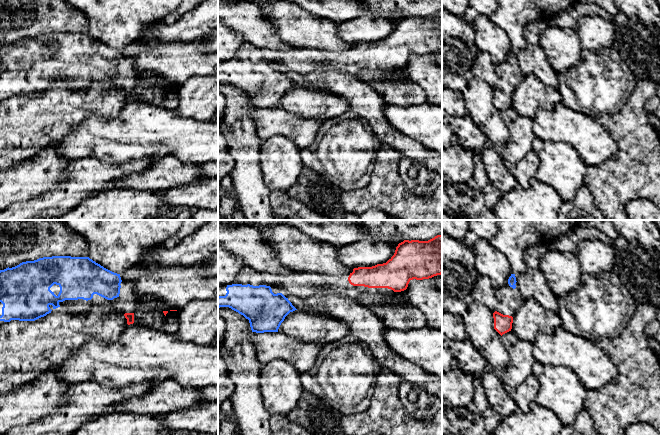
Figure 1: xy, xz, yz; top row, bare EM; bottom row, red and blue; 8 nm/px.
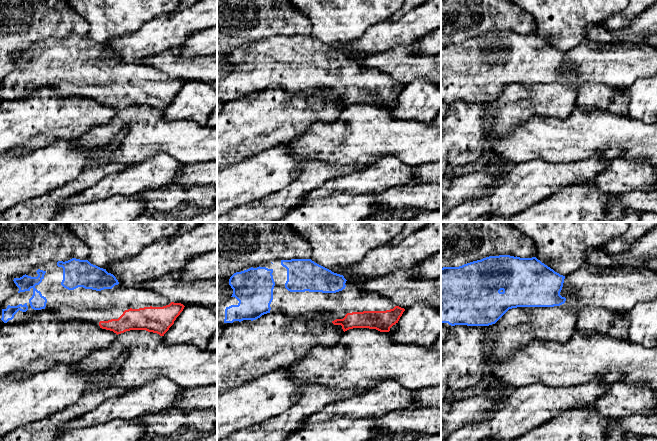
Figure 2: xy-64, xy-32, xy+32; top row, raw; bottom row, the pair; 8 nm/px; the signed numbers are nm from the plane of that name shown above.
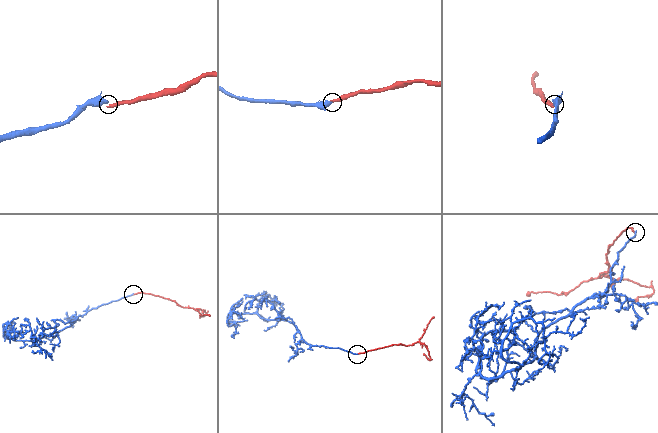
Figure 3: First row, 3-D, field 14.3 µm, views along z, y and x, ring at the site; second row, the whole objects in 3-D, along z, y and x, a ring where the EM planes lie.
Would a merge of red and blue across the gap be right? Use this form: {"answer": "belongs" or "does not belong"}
{"answer": "belongs"}

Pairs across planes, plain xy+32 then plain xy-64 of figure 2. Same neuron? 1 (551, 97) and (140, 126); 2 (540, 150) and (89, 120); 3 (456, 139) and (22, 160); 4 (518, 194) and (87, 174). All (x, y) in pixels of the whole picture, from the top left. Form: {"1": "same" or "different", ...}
{"1": "different", "2": "different", "3": "different", "4": "same"}

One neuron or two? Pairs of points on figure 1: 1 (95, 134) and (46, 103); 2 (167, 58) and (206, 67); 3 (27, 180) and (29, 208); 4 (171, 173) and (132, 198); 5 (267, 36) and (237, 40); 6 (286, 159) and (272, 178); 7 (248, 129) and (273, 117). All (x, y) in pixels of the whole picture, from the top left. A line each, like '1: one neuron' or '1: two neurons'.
1: two neurons
2: one neuron
3: two neurons
4: two neurons
5: two neurons
6: one neuron
7: two neurons

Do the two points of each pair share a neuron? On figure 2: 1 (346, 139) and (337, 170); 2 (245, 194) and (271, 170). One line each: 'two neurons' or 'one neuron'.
1: two neurons
2: one neuron

